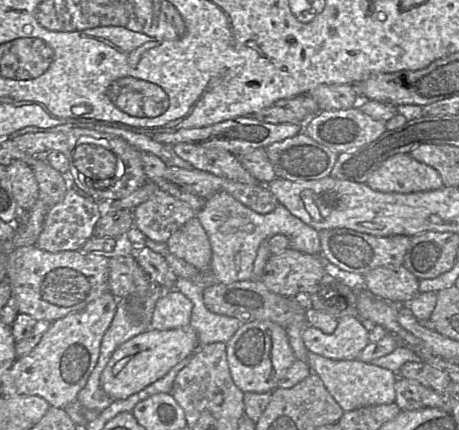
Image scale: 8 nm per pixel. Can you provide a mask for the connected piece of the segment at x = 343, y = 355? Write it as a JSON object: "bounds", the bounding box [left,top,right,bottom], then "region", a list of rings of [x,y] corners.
{"bounds":[302,317,369,360],"region":[[[355,317],[339,319],[332,334],[306,326],[302,331],[302,340],[309,352],[332,360],[354,360],[369,344],[365,322]]]}

